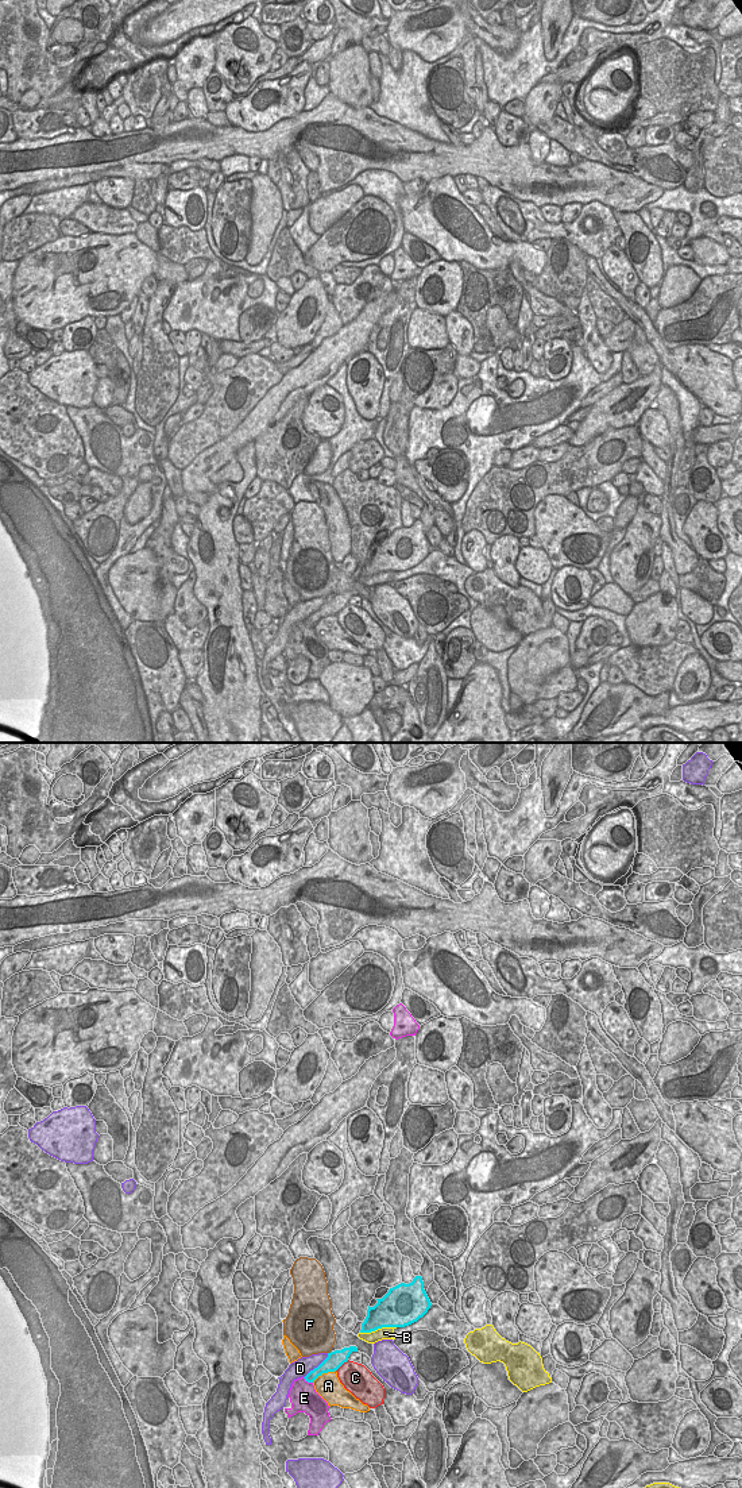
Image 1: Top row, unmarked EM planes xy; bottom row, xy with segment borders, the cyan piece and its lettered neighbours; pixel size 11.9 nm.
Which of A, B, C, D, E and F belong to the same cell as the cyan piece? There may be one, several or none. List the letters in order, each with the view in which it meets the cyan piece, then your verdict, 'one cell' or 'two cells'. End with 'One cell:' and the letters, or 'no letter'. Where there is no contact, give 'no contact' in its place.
A: xy | two cells
B: xy | one cell
C: xy | two cells
D: xy | two cells
E: xy | two cells
F: xy | two cells
One cell: B

